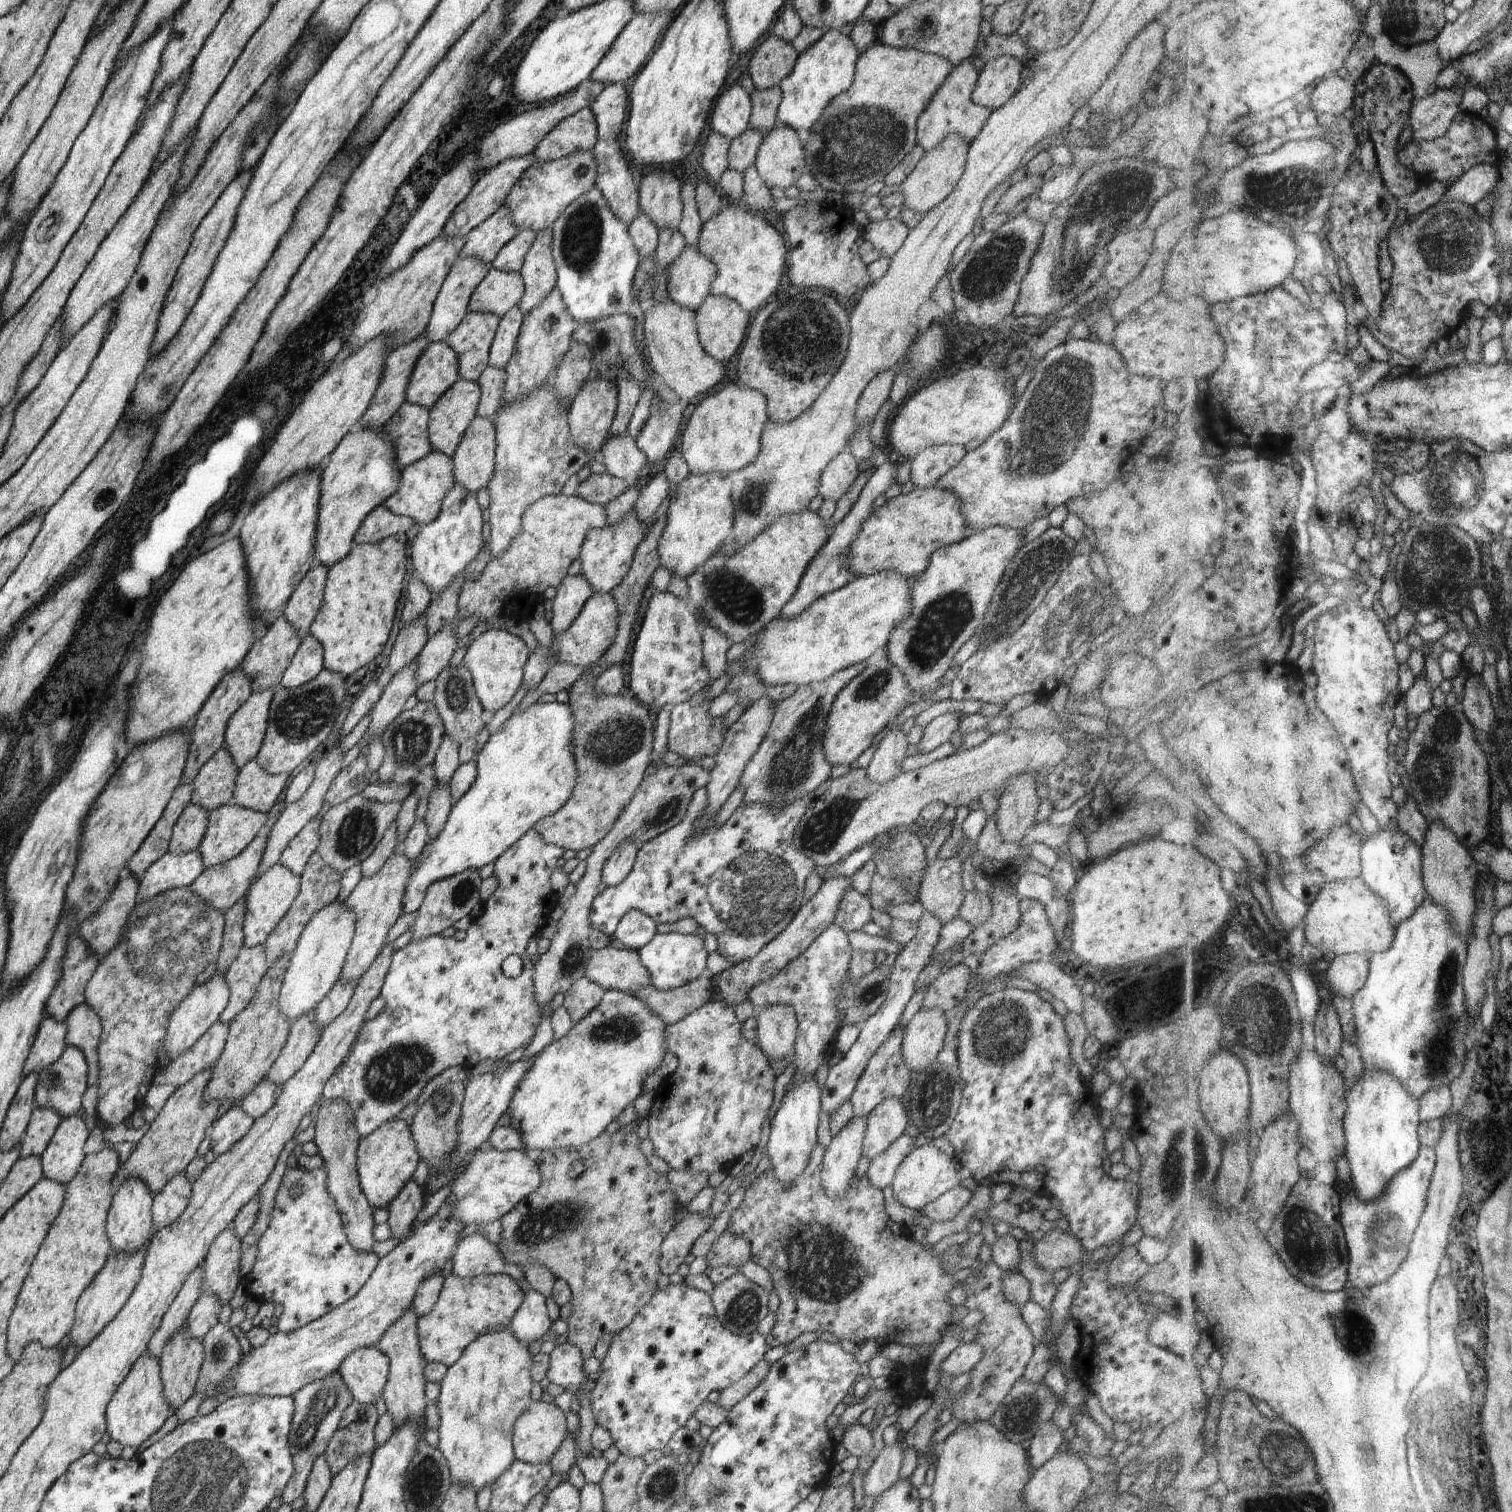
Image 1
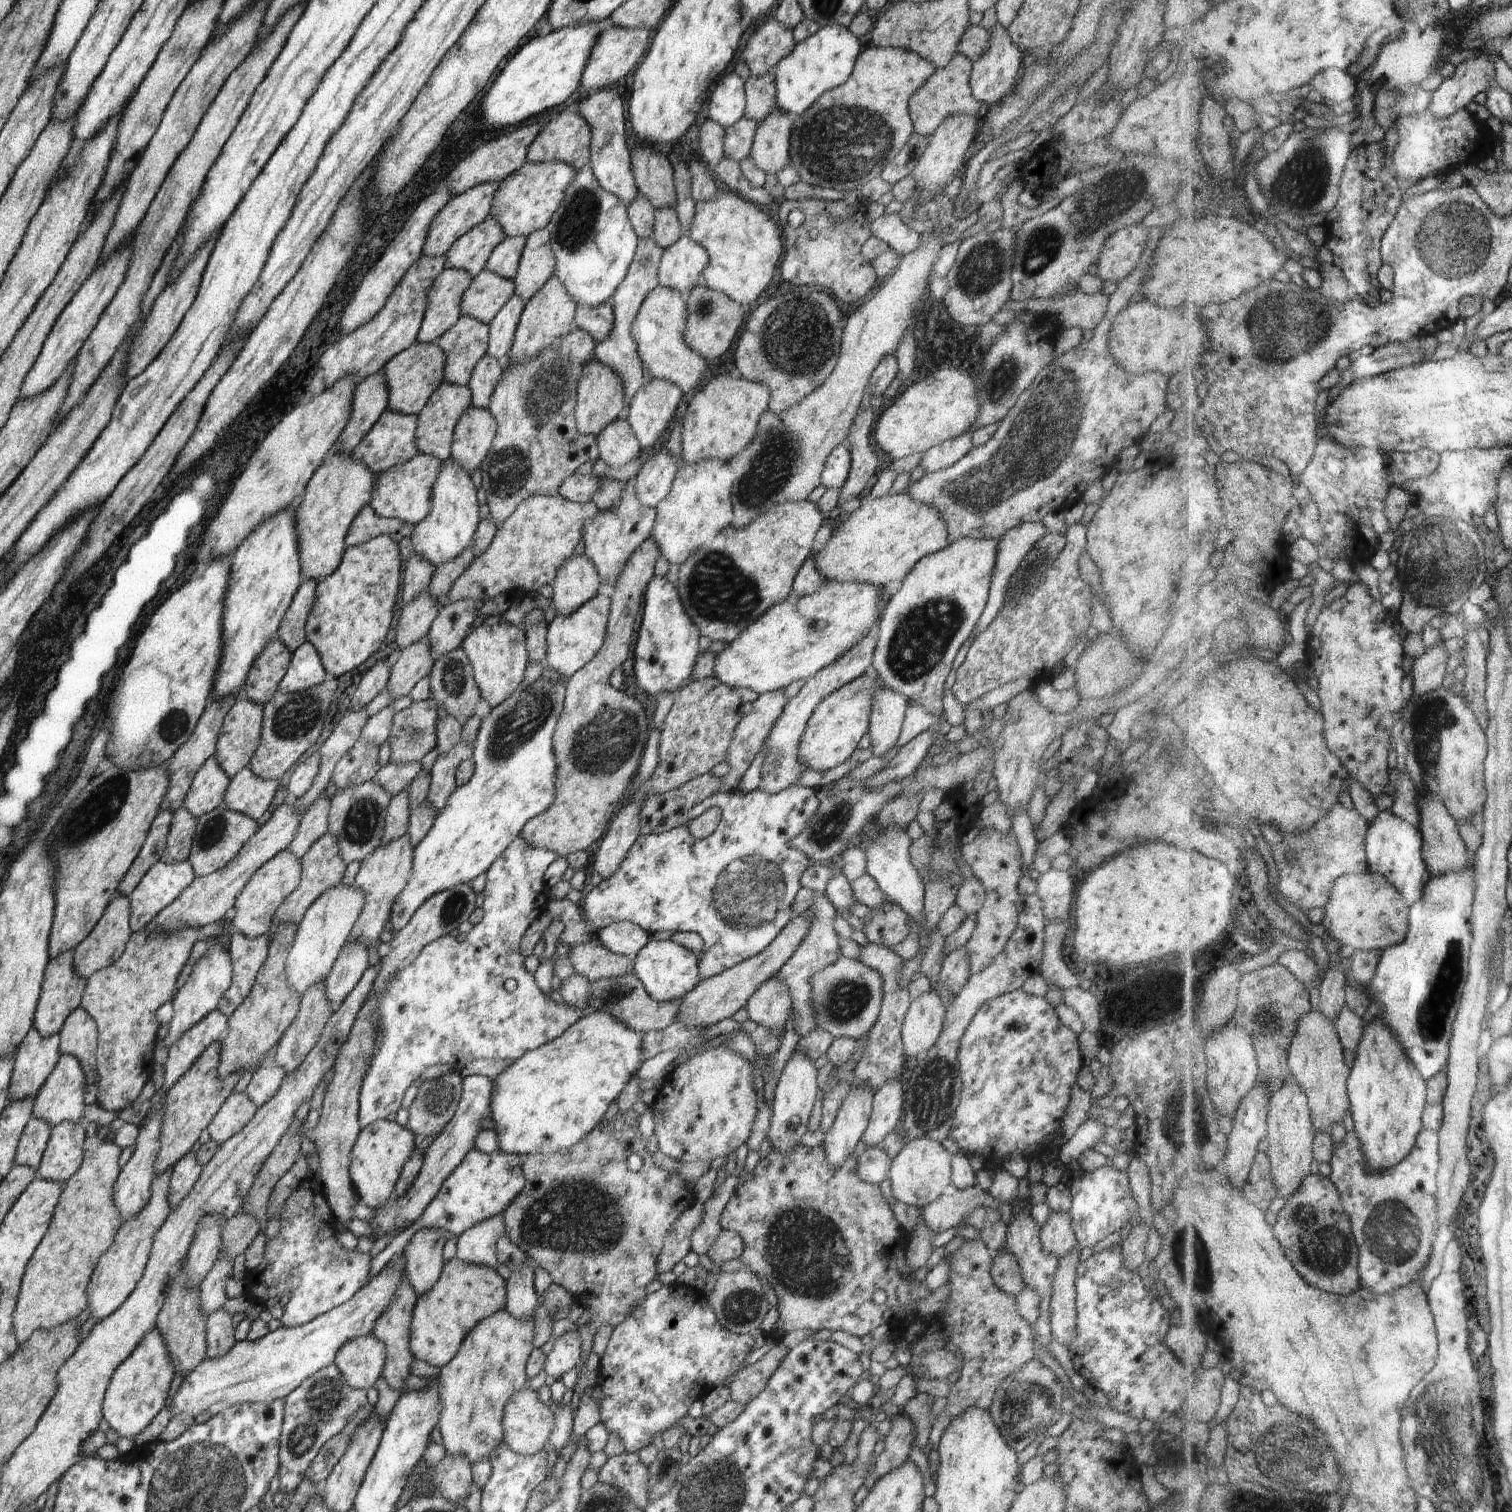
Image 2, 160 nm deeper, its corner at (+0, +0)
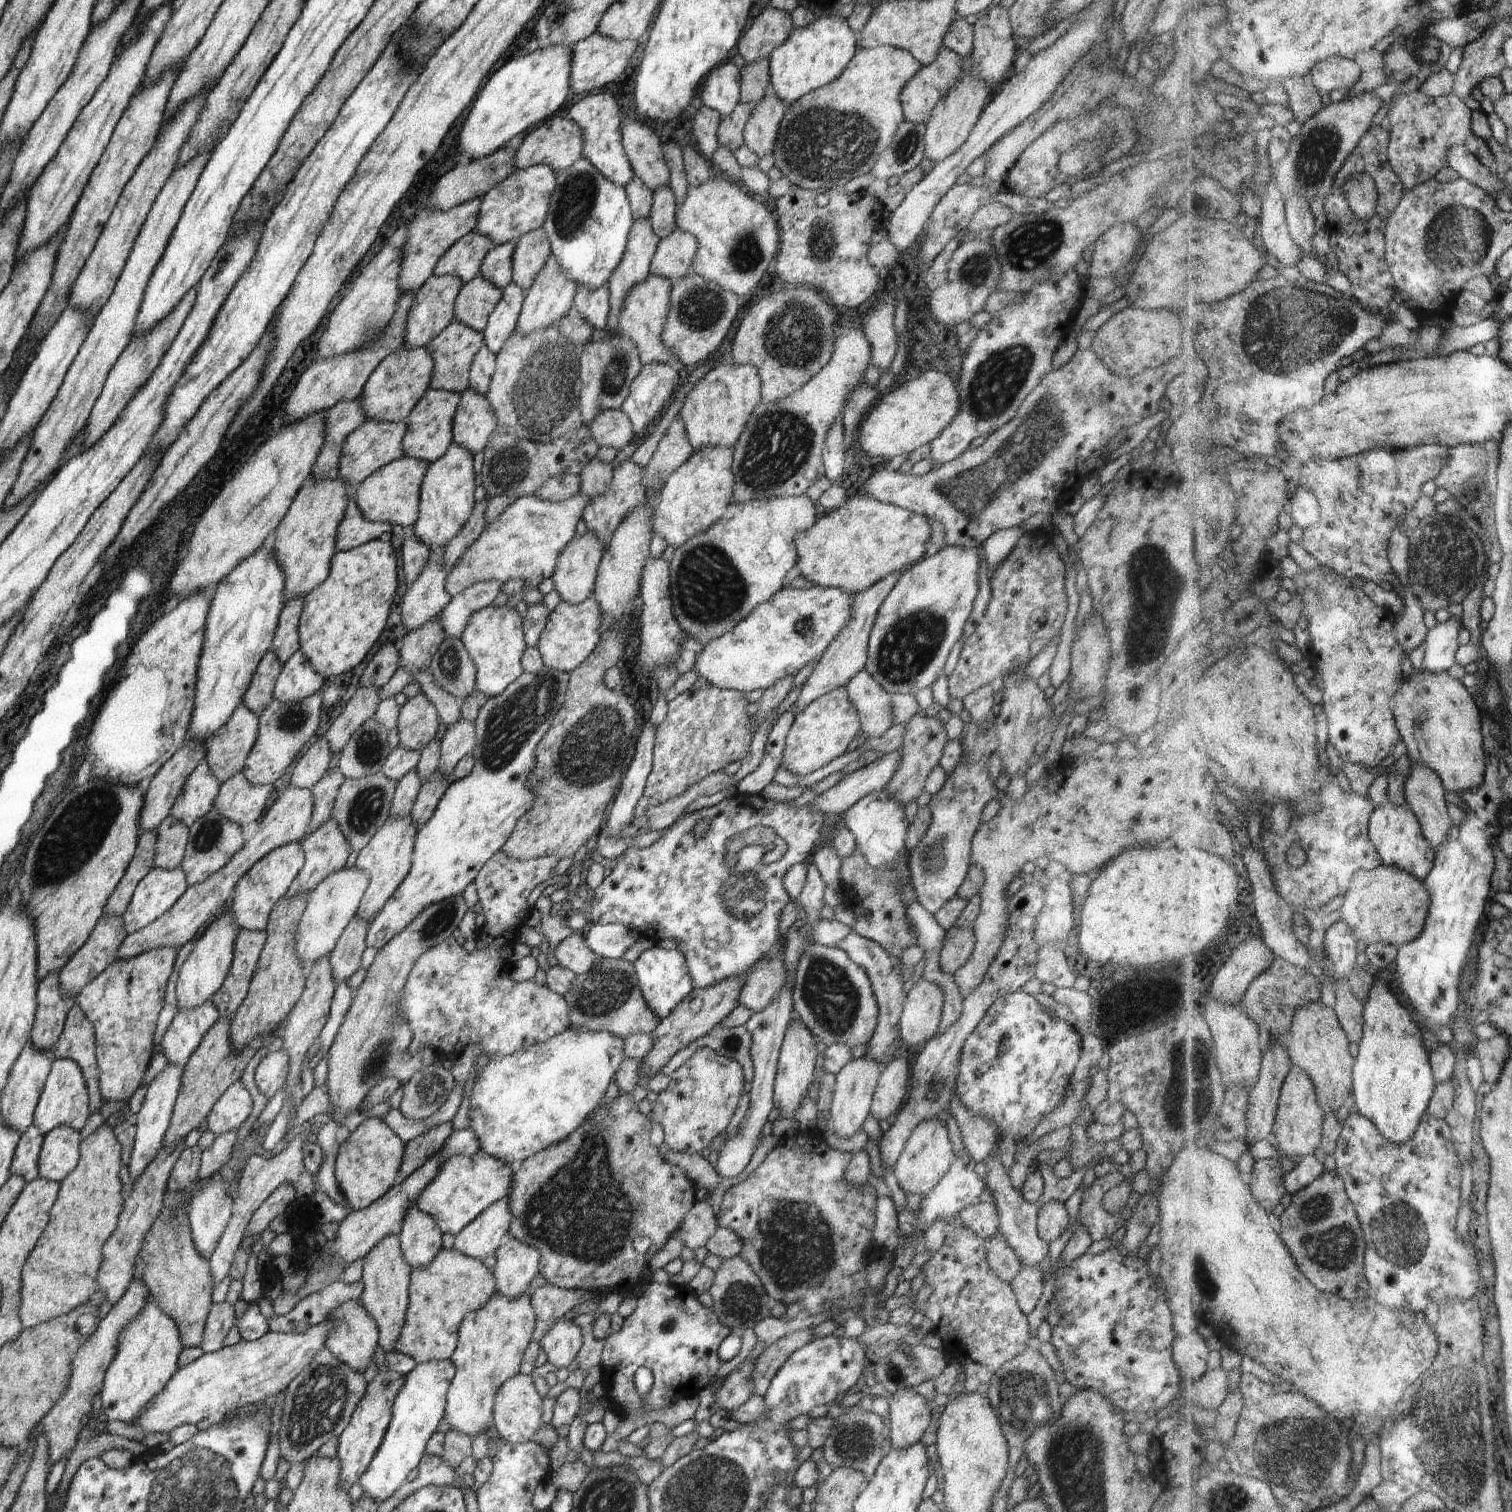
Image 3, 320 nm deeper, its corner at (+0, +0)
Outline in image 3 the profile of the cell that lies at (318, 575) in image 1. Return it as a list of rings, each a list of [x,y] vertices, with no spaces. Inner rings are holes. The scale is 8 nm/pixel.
[[[294,597],[282,607],[279,614],[271,650],[274,650],[282,665],[300,650],[298,625],[304,603],[304,597]]]

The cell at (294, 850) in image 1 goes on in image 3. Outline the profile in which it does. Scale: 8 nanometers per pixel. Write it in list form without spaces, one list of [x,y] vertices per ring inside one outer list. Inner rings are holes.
[[[334,768],[312,786],[314,810],[307,834],[315,831],[331,817],[339,786],[344,779],[346,779],[345,776],[337,768]]]

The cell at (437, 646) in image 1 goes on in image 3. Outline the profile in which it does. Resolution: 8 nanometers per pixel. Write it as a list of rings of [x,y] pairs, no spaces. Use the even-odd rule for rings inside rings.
[[[478,581],[453,596],[439,614],[446,636],[459,639],[471,614],[492,605],[502,586],[498,581]]]

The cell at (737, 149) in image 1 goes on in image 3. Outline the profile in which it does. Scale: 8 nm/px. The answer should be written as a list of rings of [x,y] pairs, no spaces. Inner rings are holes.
[[[740,101],[727,117],[722,117],[718,123],[717,137],[719,143],[730,151],[743,144],[743,128],[752,112],[752,103]]]

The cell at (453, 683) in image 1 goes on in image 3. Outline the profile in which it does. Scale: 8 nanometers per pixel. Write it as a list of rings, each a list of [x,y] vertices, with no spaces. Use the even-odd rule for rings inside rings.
[[[446,637],[434,652],[428,670],[435,683],[459,702],[474,693],[476,667],[460,639]]]

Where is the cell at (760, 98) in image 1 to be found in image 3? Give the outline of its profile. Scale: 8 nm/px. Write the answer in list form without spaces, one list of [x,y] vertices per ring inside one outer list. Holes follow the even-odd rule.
[[[758,59],[751,63],[744,63],[740,69],[741,89],[739,100],[743,103],[756,104],[764,97],[768,82],[770,82],[770,69],[768,59]]]

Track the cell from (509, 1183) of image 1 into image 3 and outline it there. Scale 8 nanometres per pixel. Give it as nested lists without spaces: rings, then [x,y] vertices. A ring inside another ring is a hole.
[[[482,1150],[471,1155],[451,1156],[440,1165],[432,1182],[419,1192],[416,1205],[423,1213],[432,1217],[443,1233],[457,1235],[488,1205],[510,1194],[511,1163],[488,1156]]]

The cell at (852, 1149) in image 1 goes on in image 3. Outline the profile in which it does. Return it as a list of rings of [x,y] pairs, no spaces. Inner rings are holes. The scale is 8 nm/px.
[[[864,1055],[850,1059],[835,1074],[835,1089],[831,1102],[830,1121],[831,1129],[835,1130],[836,1136],[847,1137],[856,1134],[862,1129],[862,1124],[868,1114],[871,1114],[871,1098],[873,1097],[882,1066],[874,1057]]]

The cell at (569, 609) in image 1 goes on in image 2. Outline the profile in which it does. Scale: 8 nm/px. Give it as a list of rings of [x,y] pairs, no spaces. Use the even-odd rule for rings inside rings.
[[[585,554],[568,558],[566,564],[558,568],[552,586],[554,588],[554,595],[551,598],[552,608],[556,610],[556,616],[562,618],[574,614],[580,606],[604,591],[596,568]]]

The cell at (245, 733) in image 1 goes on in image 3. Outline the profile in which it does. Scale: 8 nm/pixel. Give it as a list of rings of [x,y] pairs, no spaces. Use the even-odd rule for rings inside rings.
[[[240,703],[232,713],[230,720],[222,728],[219,728],[210,740],[205,740],[203,744],[205,747],[204,762],[221,784],[240,773],[244,768],[245,760],[256,742],[258,729],[259,716]]]

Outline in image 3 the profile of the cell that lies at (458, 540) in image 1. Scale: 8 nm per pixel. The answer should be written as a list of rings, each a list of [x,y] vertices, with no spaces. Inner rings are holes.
[[[452,443],[442,458],[431,462],[426,469],[419,492],[418,518],[413,524],[414,534],[430,549],[445,544],[454,538],[471,517],[474,505],[474,490],[477,487],[473,456],[463,446]]]

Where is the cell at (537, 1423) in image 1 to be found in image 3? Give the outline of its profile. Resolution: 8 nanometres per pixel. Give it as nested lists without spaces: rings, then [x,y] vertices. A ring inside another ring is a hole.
[[[518,1373],[516,1376],[509,1378],[503,1385],[498,1387],[495,1394],[492,1426],[496,1428],[498,1434],[508,1443],[520,1444],[532,1440],[532,1436],[542,1426],[543,1398],[538,1394],[531,1376]]]

